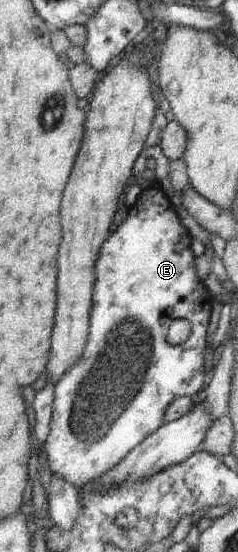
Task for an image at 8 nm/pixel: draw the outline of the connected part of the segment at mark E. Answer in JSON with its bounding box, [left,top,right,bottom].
[43,183,213,490]

